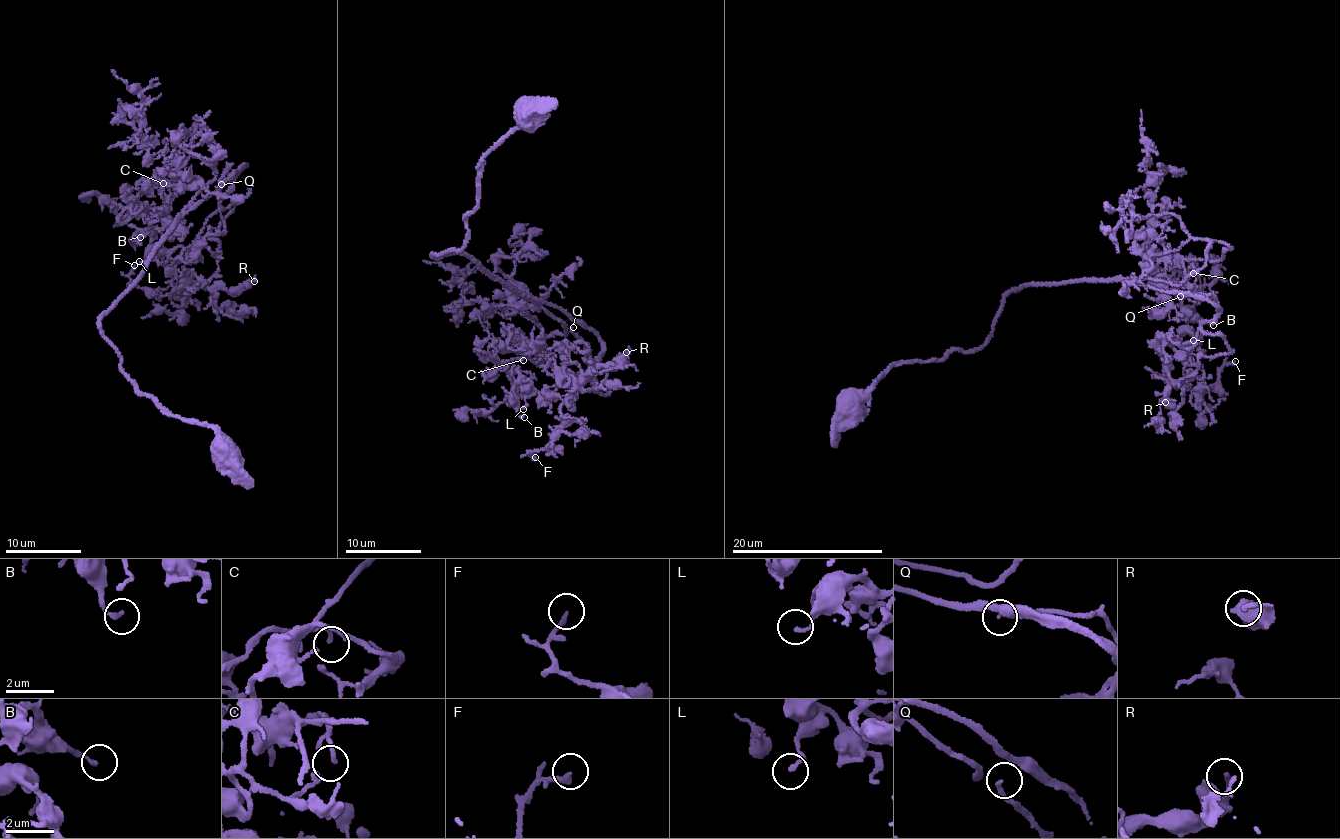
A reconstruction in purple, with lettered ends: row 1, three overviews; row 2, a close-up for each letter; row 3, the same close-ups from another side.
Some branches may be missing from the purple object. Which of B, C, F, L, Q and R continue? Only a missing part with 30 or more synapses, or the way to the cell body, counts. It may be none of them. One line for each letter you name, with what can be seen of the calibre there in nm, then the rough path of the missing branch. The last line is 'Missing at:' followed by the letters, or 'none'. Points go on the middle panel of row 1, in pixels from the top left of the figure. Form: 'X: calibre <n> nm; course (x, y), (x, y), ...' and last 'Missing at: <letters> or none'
Q: calibre 130 nm; course (573, 327), (565, 332), (552, 313), (568, 304), (576, 289), (602, 286), (614, 260), (610, 256)
Missing at: Q

